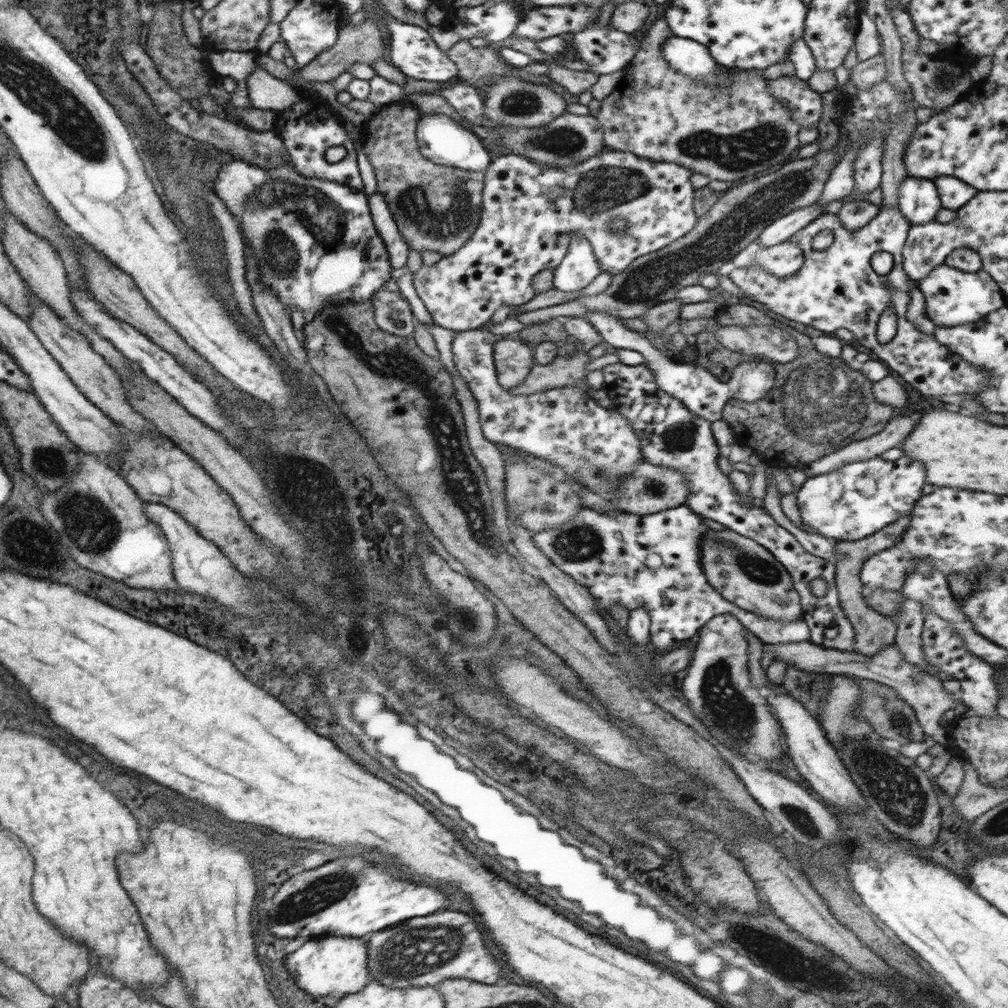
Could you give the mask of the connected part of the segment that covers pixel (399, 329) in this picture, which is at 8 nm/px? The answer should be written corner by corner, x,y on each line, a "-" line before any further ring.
391,279
370,300
373,304
376,324
394,336
412,336
416,325
412,308
401,296
395,280

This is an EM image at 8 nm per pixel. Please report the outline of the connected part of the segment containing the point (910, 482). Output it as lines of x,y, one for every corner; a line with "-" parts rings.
903,455
899,460
882,460
877,456
874,460
864,460
846,464
844,467
832,470
826,474
807,477
806,482
800,487
797,496
798,510
803,524
808,524
831,542
855,541
871,536
875,532
886,528
896,522
901,516
908,516
914,510
917,500
920,500
922,486
926,484
926,472
922,464
910,460

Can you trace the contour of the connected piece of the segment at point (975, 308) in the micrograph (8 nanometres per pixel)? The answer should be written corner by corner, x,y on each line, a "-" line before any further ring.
945,262
940,266
934,267
925,279
915,282
917,287
923,292
926,315
936,327
956,327
966,325
984,319
990,312
994,312
1005,307
1005,296
999,284
986,272
980,269
976,272
964,272
957,268
949,267

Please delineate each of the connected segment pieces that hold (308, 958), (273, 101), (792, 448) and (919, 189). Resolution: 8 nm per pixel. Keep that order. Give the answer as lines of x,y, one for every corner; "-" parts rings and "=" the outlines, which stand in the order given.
328,936
310,938
285,958
287,971
310,996
338,994
338,998
360,992
369,982
367,937
=
264,69
253,70
246,79
249,104
262,110
281,112
301,100
301,91
286,81
274,78
=
796,330
799,354
789,363
777,363
763,357
764,363
770,363
775,368
779,380
762,400
744,402
737,397
731,398
724,407
722,419
734,431
735,440
753,453
764,453
764,456
776,456
782,467
795,466
800,469
808,468
816,460
834,451
844,448
850,442
864,440
878,434
893,418
894,406
880,404
875,399
873,382
861,373
863,362
852,359
849,363
839,358
826,356
816,350
810,336
=
907,177
904,179
900,184
900,190
898,190
898,208
904,218
908,219
912,225
934,221
936,213
943,208
938,190
936,190
935,180
920,177

